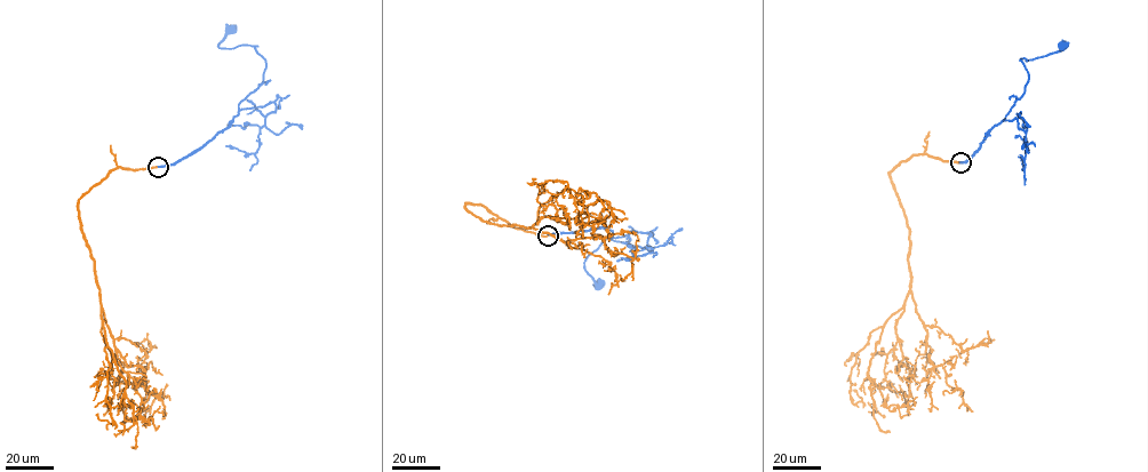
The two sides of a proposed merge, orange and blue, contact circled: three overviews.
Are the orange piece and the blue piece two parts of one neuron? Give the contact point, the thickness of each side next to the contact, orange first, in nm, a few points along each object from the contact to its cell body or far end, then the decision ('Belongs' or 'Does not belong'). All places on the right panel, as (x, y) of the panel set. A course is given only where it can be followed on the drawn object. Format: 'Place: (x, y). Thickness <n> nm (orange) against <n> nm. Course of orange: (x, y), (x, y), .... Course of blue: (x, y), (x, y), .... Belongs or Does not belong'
Place: (961, 162). Thickness 280 nm (orange) against 280 nm. Course of orange: (961, 162), (915, 154), (890, 175), (909, 229), (910, 288), (884, 325), (869, 376), (890, 410), (914, 406). Course of blue: (961, 162), (965, 162), (977, 152), (989, 130), (1022, 96), (1028, 77), (1020, 60), (1059, 53), (1067, 42). Belongs

